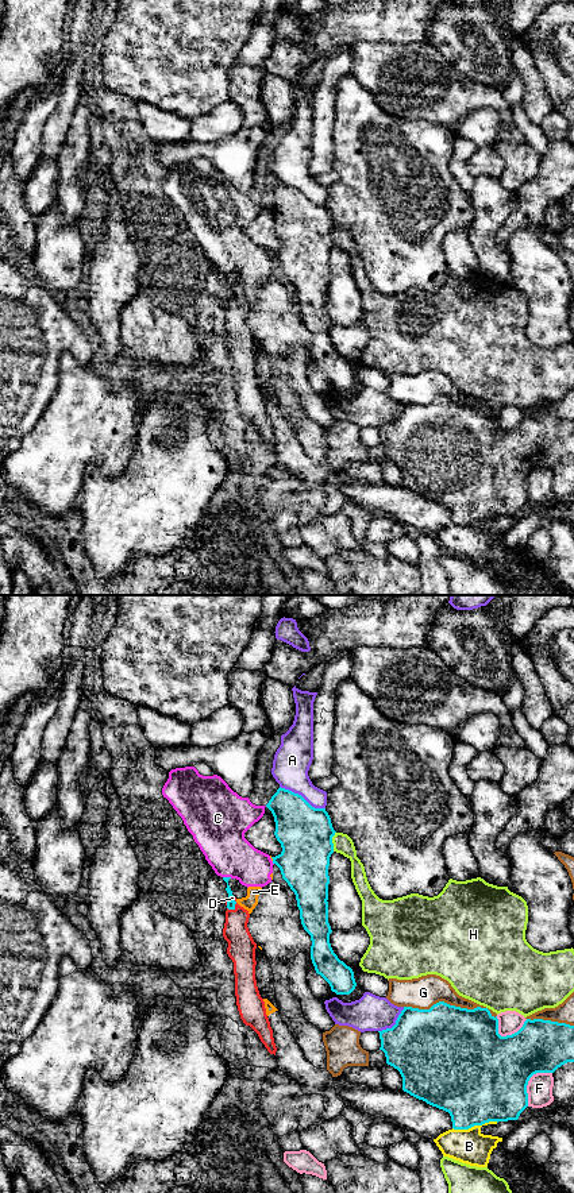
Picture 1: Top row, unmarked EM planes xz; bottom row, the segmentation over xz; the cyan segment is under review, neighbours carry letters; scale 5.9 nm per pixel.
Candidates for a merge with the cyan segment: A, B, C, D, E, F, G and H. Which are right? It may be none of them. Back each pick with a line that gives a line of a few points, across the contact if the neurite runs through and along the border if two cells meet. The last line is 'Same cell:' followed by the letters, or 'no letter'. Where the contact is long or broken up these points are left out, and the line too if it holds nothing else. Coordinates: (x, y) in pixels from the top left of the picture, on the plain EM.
D: line xz (231, 298), (235, 298), (232, 293)
Same cell: D

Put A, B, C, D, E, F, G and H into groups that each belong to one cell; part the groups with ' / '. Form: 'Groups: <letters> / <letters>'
Groups: A / B / C E / D / F / G / H

